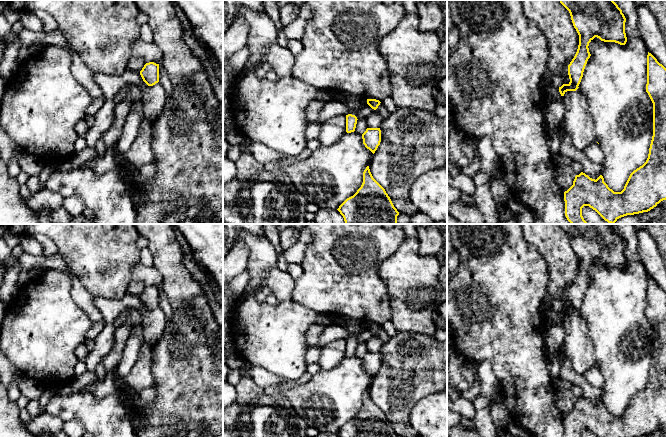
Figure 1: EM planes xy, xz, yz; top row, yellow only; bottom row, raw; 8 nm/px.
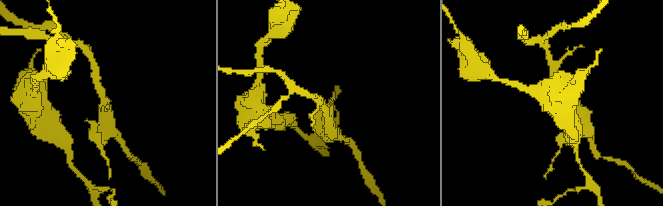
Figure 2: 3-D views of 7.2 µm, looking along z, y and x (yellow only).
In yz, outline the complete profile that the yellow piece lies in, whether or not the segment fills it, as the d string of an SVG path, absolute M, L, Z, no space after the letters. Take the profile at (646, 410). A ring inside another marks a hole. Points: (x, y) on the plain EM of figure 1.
M648 276L647 279L647 308L646 316L653 327L653 360L646 386L634 394L621 416L614 416L604 406L600 399L596 404L581 396L575 400L573 409L564 416L565 437L582 437L584 430L589 430L597 437L643 437L656 431L661 425L666 424L666 292Z

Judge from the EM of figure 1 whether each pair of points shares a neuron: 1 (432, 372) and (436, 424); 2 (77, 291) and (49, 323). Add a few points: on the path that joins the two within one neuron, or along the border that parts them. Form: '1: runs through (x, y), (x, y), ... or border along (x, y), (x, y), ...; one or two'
1: border along (436, 391), (424, 396), (414, 406); two
2: border along (68, 275), (71, 281), (71, 297), (87, 315); two

